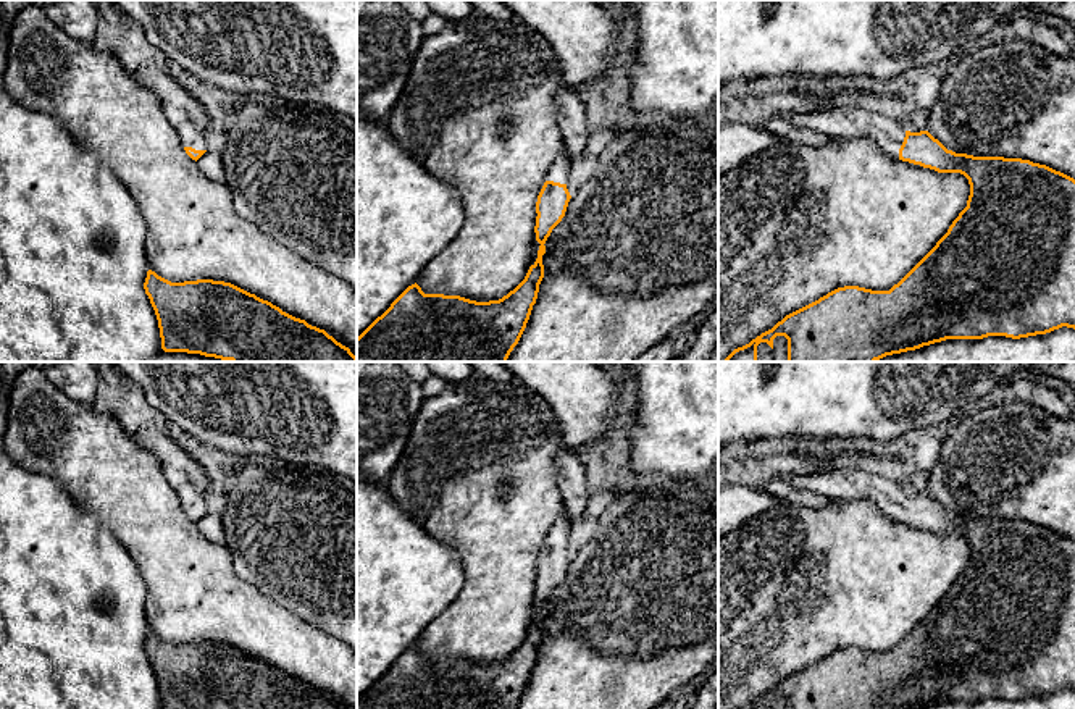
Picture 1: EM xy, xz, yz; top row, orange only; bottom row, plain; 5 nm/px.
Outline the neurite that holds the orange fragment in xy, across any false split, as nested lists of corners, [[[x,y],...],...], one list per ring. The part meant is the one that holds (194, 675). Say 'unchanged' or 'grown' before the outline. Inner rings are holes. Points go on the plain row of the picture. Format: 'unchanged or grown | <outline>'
unchanged | [[[148,631],[144,651],[158,682],[161,709],[345,709],[324,691],[231,644],[171,644]]]

